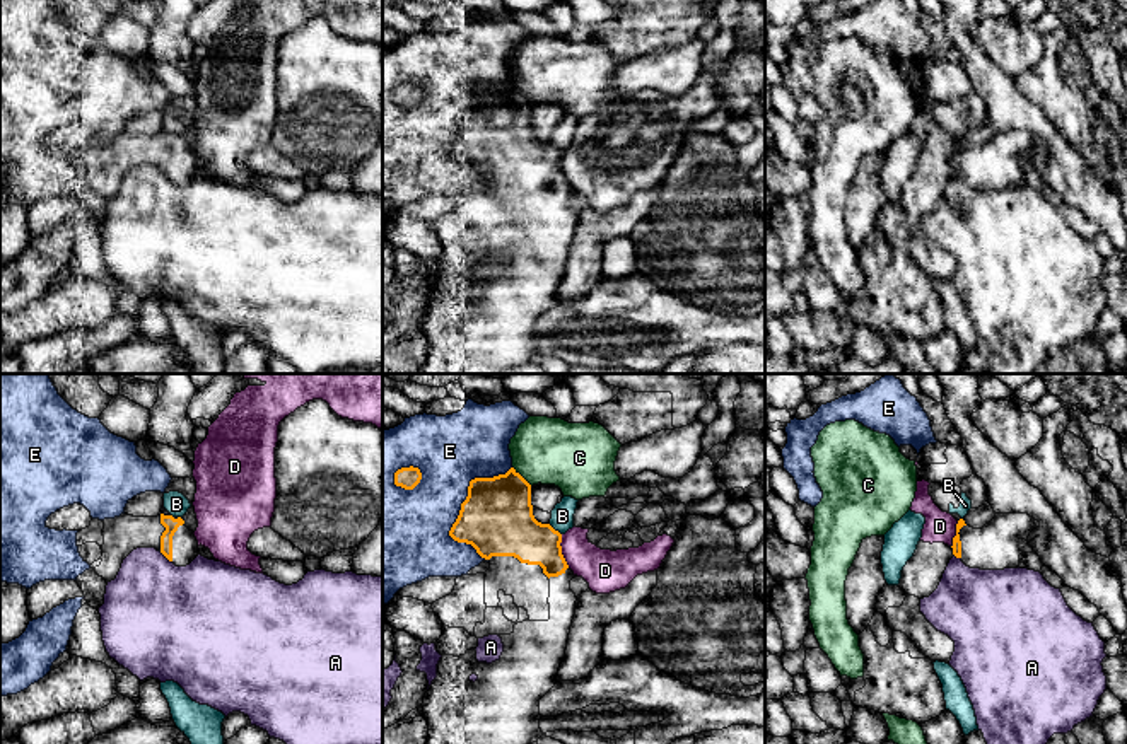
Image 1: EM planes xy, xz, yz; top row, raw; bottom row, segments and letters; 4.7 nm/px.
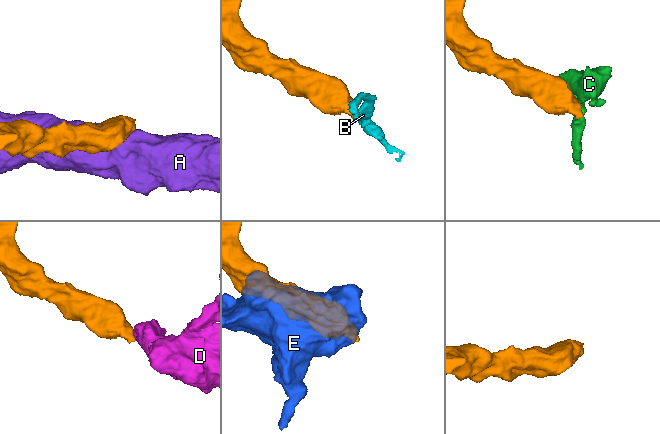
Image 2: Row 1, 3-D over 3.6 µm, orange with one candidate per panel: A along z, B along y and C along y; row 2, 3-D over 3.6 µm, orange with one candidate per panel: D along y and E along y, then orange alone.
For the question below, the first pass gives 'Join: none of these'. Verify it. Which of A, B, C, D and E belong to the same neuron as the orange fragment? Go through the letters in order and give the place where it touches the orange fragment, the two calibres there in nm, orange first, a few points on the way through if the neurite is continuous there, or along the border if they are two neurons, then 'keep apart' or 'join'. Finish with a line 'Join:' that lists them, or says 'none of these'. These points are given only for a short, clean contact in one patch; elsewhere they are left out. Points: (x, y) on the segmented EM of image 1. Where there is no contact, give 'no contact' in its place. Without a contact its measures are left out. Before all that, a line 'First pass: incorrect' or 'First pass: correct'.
First pass: correct
A: meets orange in xy at (166, 557); 70 nm thick on the orange side, 460 nm on the other; border along xy (159, 552), (171, 562); keep apart
B: meets orange in xz at (554, 529); 300 nm thick on the orange side, 110 nm on the other; border along xz (548, 524), (560, 534); keep apart
C: meets orange in xz at (521, 476); 340 nm thick on the orange side, 320 nm on the other; border along xz (513, 466), (531, 485); keep apart
D: meets orange in xz at (560, 552); 240 nm thick on the orange side, 200 nm on the other; border along xz (560, 534), (560, 553), (569, 567); keep apart
E: meets orange in xz at (461, 505); 340 nm thick on the orange side, 340 nm on the other; keep apart
Join: none of these

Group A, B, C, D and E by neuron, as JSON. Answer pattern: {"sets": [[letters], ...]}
{"sets": [["A"], ["B"], ["C"], ["D"], ["E"]]}

